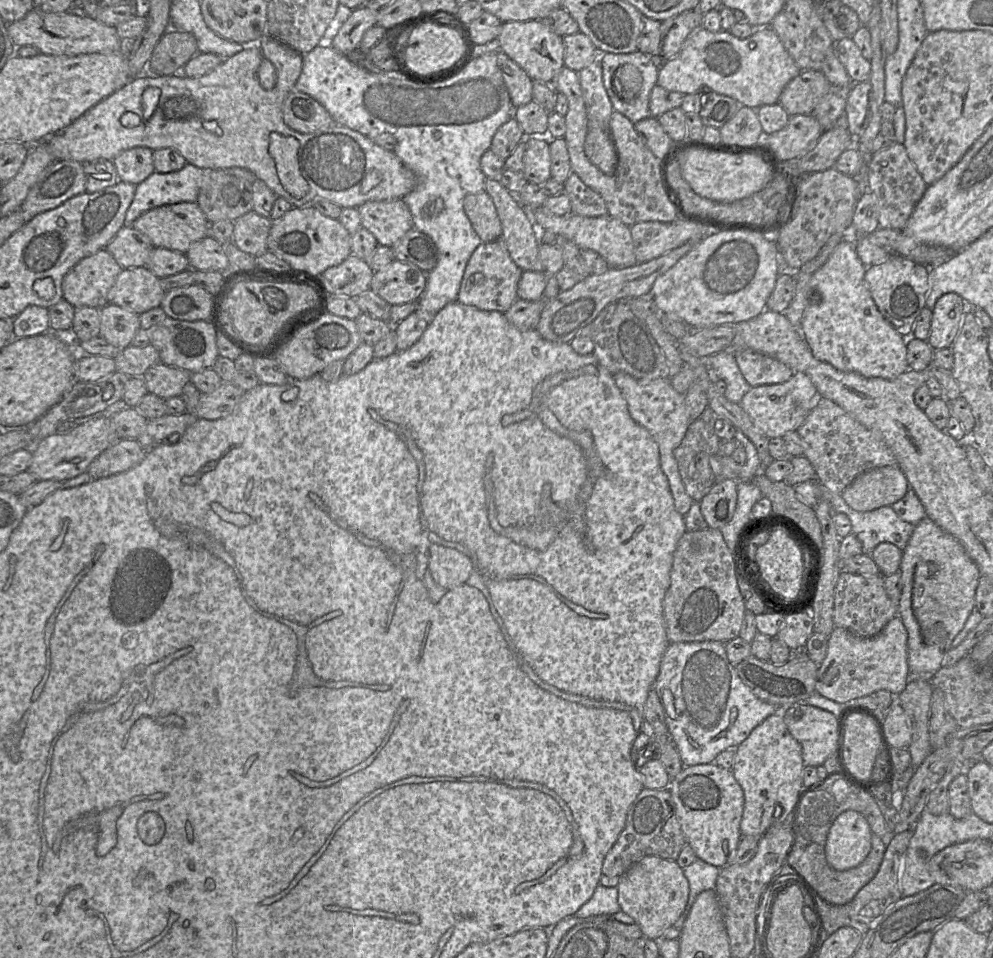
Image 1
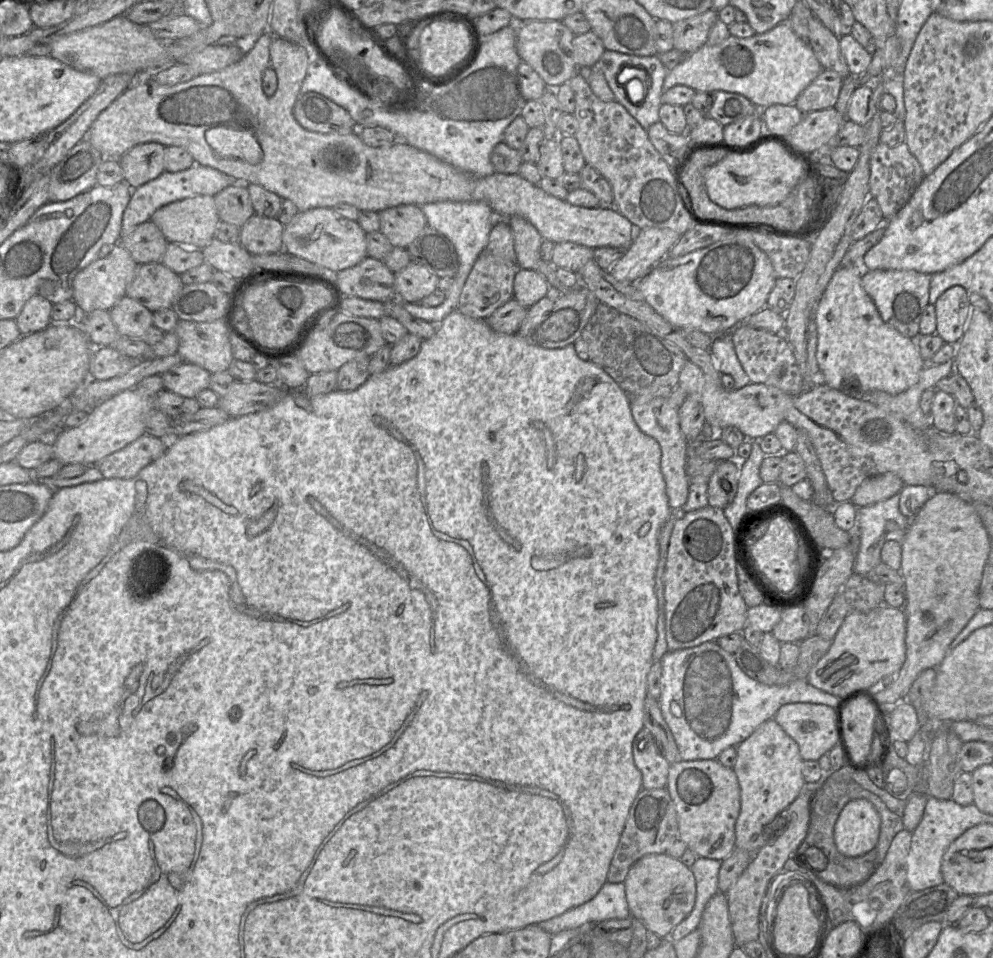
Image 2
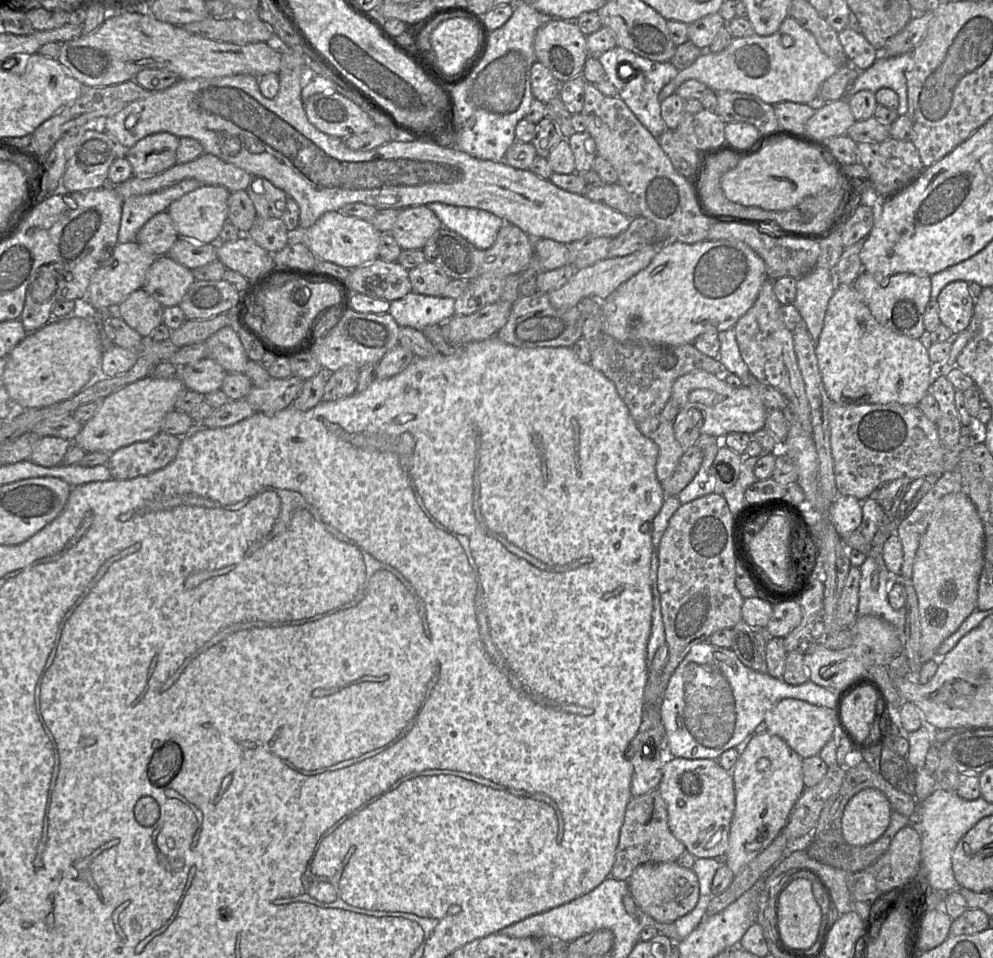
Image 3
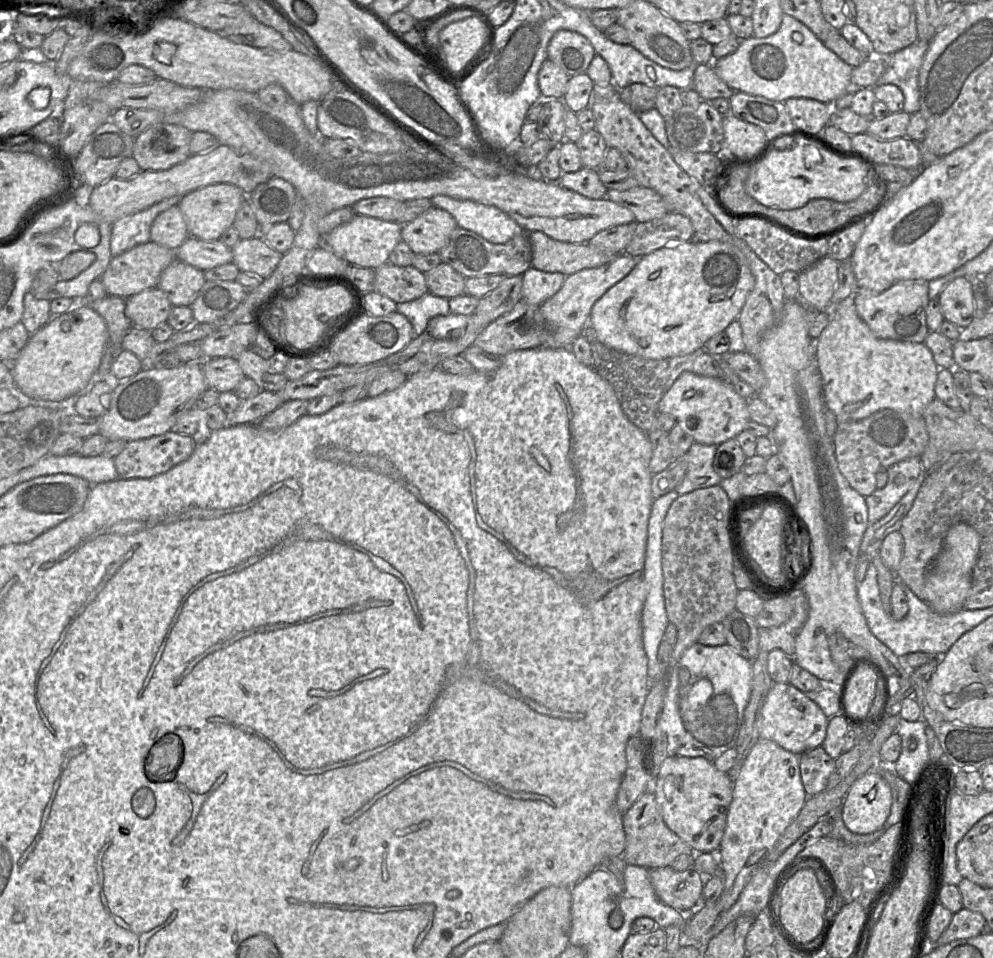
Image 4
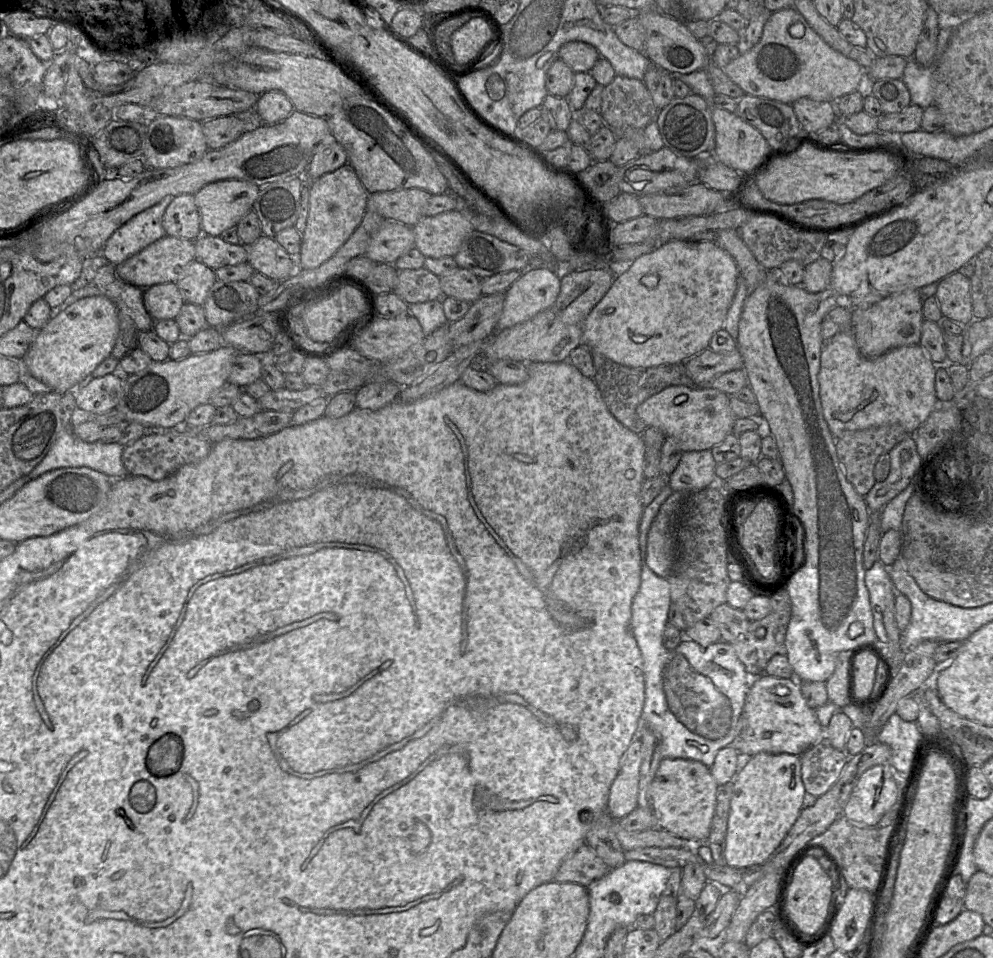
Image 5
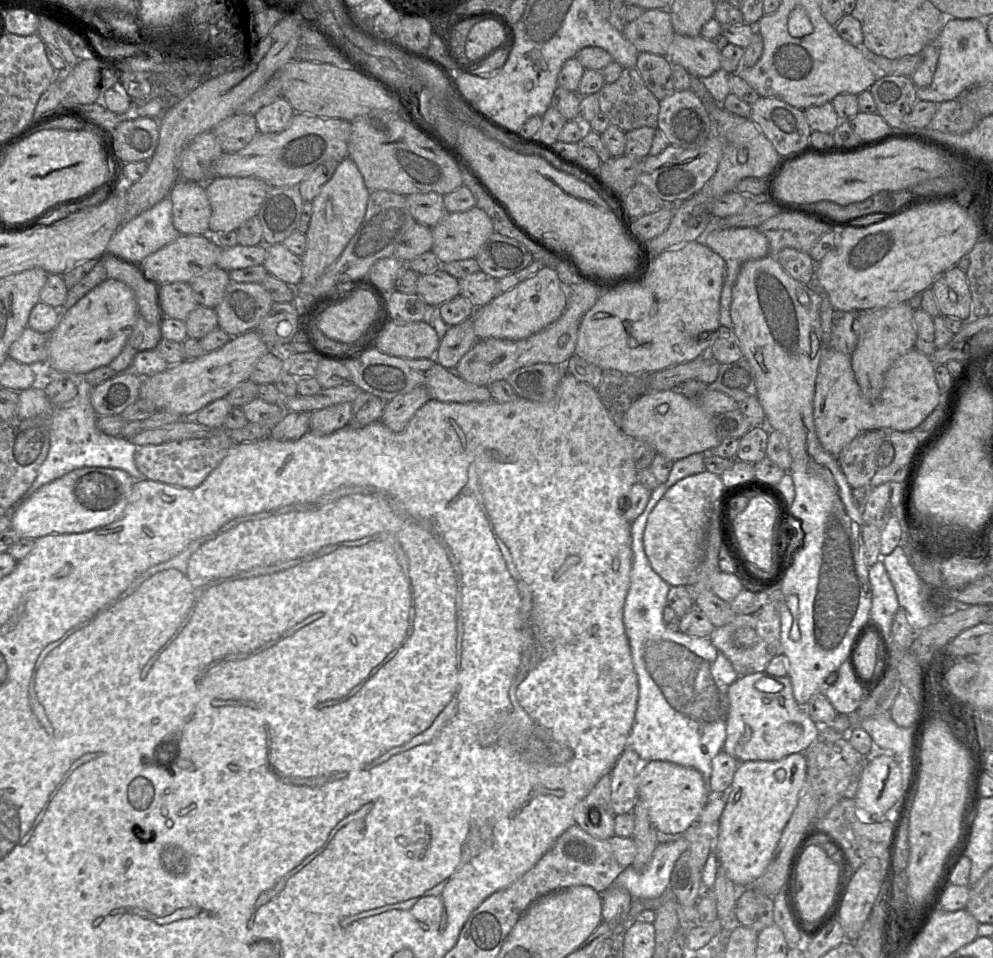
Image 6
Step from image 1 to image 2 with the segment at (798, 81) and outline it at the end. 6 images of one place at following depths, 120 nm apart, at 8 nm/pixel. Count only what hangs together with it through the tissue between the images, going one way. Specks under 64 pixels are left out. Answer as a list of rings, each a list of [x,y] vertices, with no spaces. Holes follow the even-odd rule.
[[[823,69],[800,93],[794,104],[804,114],[834,107],[843,81],[837,72]]]

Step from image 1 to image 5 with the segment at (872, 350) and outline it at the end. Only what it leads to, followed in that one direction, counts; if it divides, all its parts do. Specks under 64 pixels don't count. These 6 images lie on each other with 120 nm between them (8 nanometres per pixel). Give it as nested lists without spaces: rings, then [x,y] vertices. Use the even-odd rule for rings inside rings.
[[[851,332],[836,334],[825,341],[818,374],[823,416],[831,434],[837,439],[852,431],[890,424],[898,424],[908,434],[912,434],[928,418],[938,401],[935,390],[936,370],[937,365],[920,345],[903,346],[876,358],[865,358],[859,352]]]

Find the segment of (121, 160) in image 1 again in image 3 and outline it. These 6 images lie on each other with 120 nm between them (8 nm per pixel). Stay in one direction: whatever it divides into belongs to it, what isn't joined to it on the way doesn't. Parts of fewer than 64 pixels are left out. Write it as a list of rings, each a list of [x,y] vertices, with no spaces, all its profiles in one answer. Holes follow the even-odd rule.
[[[159,132],[139,140],[122,154],[133,169],[133,175],[146,178],[169,169],[176,164],[176,150],[180,138],[168,133]]]

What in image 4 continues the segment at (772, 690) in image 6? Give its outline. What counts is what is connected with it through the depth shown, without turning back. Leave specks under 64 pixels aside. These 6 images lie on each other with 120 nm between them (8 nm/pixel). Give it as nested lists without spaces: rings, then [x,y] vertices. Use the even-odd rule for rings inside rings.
[[[774,683],[761,709],[759,738],[771,740],[782,748],[801,755],[822,746],[829,718],[821,708],[790,683]]]

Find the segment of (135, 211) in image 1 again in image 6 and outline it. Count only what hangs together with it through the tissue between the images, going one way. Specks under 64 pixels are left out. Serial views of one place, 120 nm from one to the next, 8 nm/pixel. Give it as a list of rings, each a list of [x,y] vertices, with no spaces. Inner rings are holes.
[[[166,197],[131,221],[123,223],[111,237],[103,256],[133,265],[135,262],[140,263],[145,257],[171,243],[180,235],[172,222],[171,199]]]

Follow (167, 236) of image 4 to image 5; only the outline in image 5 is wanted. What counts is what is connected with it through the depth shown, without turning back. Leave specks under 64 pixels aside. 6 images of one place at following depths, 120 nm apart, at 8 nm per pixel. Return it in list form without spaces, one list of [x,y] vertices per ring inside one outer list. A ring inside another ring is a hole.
[[[194,195],[174,196],[165,210],[162,225],[168,236],[187,240],[199,238],[202,230]]]

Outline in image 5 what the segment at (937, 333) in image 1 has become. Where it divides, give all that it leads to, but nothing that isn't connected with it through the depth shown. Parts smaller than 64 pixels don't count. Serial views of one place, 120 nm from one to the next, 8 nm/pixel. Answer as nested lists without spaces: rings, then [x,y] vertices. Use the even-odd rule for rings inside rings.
[[[960,271],[939,282],[936,297],[943,318],[951,319],[962,326],[967,326],[974,320],[971,280]]]

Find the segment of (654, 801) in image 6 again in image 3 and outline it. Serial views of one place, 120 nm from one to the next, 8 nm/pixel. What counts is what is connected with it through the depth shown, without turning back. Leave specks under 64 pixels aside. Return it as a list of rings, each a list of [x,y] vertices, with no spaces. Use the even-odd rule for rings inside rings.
[[[668,756],[657,789],[667,804],[668,823],[672,834],[694,857],[723,861],[735,809],[735,789],[731,771],[725,770],[714,759]]]

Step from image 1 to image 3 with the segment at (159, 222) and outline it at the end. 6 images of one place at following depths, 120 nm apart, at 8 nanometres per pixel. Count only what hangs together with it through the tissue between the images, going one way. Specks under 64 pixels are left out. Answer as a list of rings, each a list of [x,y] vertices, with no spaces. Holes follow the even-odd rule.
[[[202,185],[174,201],[167,208],[180,238],[190,238],[199,243],[218,243],[219,234],[223,225],[228,221],[228,198],[230,191],[223,186]]]

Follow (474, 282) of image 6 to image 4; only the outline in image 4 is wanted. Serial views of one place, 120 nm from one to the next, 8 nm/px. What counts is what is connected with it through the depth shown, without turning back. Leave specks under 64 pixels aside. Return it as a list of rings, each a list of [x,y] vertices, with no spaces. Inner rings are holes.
[[[441,263],[425,272],[428,291],[434,295],[450,299],[465,293],[466,278],[449,264]]]

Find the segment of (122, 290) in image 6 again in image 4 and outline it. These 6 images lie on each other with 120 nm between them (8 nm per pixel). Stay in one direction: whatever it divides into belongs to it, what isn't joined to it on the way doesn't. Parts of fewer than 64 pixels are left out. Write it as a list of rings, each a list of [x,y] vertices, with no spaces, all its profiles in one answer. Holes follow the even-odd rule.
[[[77,303],[71,310],[47,322],[30,335],[24,348],[10,364],[12,382],[24,395],[58,403],[69,403],[78,394],[88,390],[98,377],[98,368],[108,342],[108,329],[104,319],[89,305]]]

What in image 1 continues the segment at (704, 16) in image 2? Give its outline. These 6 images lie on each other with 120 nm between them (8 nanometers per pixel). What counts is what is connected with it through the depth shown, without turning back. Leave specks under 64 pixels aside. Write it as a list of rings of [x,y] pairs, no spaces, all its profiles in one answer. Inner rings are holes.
[[[698,9],[682,12],[661,22],[661,55],[669,60],[675,57],[689,34],[702,26],[704,14]]]

